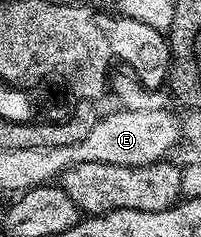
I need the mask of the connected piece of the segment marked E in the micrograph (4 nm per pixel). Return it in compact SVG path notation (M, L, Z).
M146 107L141 110L119 109L117 113L105 114L100 118L95 127L88 133L83 141L71 145L71 157L69 169L83 163L107 163L121 164L124 167L146 167L166 160L171 149L182 140L181 120L178 114L173 115L165 109L153 109Z

